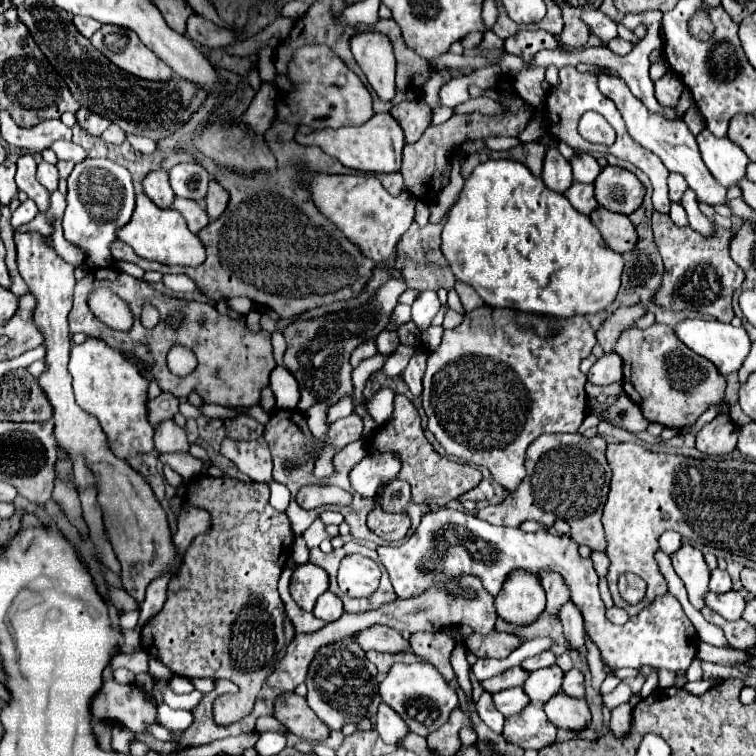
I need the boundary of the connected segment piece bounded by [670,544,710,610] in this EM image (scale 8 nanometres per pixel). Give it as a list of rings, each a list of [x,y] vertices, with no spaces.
[[[682,544],[678,552],[674,552],[670,558],[676,574],[680,576],[680,580],[688,590],[690,604],[696,610],[702,610],[705,606],[702,596],[708,592],[708,578],[710,578],[702,552],[690,544]]]

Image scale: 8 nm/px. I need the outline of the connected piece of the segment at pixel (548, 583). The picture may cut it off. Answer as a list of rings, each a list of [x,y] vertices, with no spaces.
[[[542,570],[540,574],[542,578],[542,586],[546,590],[546,610],[550,614],[556,614],[560,610],[560,606],[570,600],[570,588],[566,586],[566,580],[558,574],[558,572],[550,572],[550,570]]]

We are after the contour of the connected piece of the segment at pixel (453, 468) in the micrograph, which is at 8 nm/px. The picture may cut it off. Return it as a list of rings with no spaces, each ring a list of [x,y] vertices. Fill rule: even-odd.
[[[406,396],[394,398],[394,418],[388,424],[380,426],[374,432],[374,436],[366,442],[366,446],[370,450],[394,452],[402,458],[402,474],[398,474],[398,478],[404,478],[412,486],[414,502],[446,506],[450,500],[456,500],[458,496],[476,488],[482,482],[482,472],[478,468],[448,460],[432,448],[432,444],[426,440],[424,430],[420,426],[420,414],[416,412],[414,404]]]

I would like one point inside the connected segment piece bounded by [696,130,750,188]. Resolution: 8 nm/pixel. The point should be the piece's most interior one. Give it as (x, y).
(727, 162)

